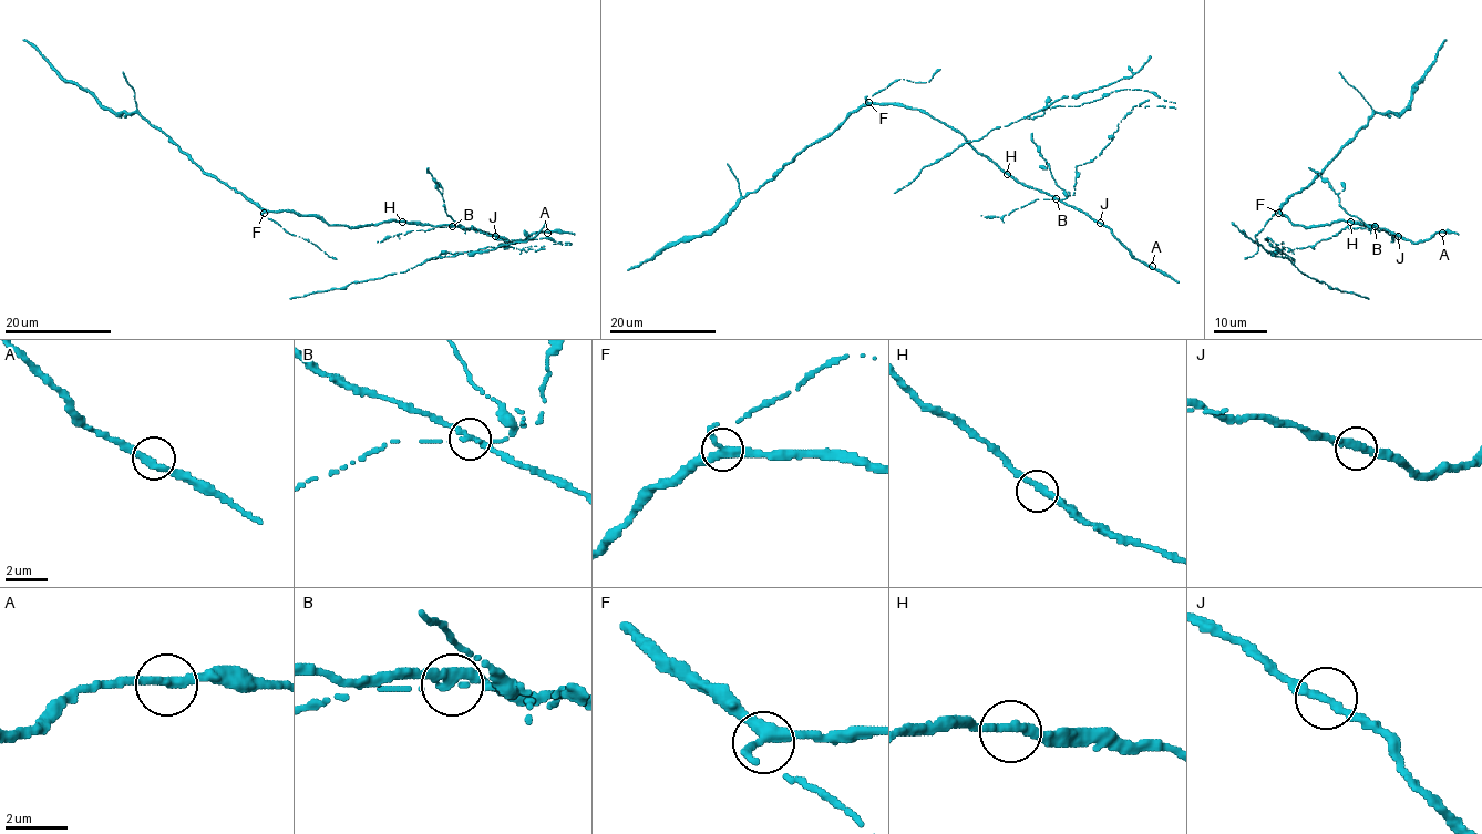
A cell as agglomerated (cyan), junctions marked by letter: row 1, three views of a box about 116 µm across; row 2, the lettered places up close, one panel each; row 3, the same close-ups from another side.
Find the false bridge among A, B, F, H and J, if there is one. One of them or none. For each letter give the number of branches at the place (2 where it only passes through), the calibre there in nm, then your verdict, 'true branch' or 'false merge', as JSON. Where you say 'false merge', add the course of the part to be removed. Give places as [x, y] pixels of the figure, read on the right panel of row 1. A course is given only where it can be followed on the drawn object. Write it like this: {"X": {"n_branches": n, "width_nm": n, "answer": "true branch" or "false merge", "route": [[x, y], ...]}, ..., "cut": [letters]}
{"A": {"n_branches": 2, "width_nm": 320, "answer": "true branch"}, "B": {"n_branches": 3, "width_nm": 280, "answer": "false merge", "route": [[1374, 227], [1344, 228], [1331, 237], [1289, 250], [1283, 243], [1265, 240], [1303, 274], [1369, 299]]}, "F": {"n_branches": 3, "width_nm": 320, "answer": "true branch"}, "H": {"n_branches": 2, "width_nm": 320, "answer": "true branch"}, "J": {"n_branches": 2, "width_nm": 320, "answer": "true branch"}, "cut": ["B"]}

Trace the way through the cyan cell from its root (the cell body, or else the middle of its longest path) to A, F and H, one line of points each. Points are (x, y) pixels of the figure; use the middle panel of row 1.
A: (1047, 193), (1104, 225), (1136, 259), (1152, 266)
F: (1047, 193), (1017, 183), (981, 155), (958, 132), (918, 109), (868, 102)
H: (1047, 193), (1027, 187), (1007, 174)

